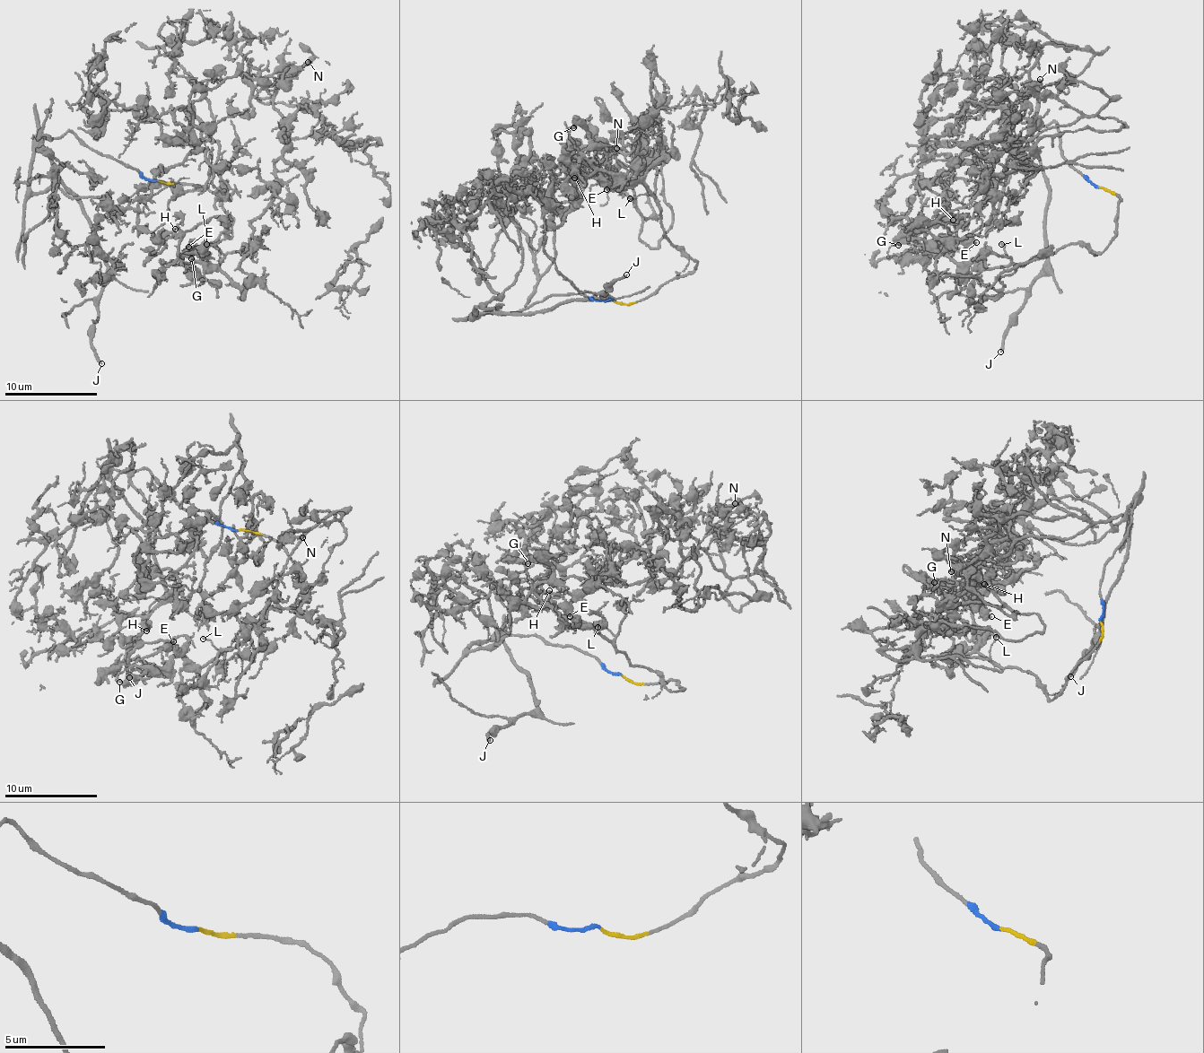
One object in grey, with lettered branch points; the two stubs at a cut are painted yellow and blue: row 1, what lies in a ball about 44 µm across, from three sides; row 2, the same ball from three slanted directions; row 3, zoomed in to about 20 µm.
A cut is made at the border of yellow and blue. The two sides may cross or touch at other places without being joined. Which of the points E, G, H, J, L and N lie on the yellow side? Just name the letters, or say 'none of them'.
E, G, H, L

